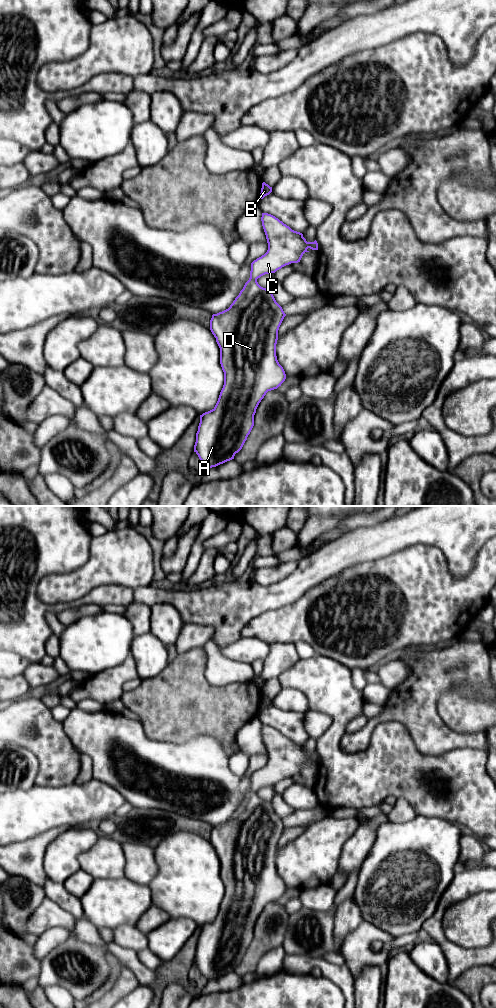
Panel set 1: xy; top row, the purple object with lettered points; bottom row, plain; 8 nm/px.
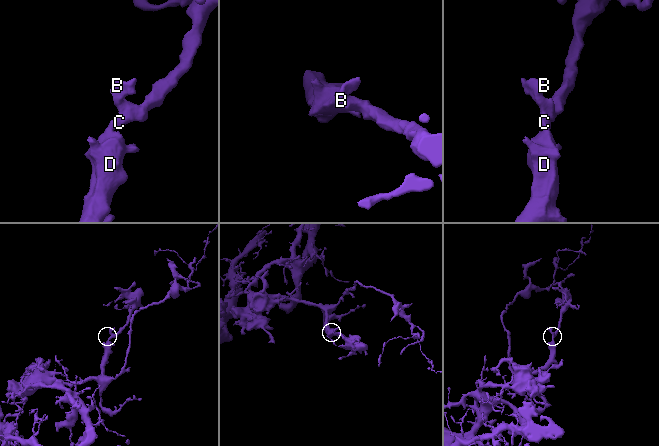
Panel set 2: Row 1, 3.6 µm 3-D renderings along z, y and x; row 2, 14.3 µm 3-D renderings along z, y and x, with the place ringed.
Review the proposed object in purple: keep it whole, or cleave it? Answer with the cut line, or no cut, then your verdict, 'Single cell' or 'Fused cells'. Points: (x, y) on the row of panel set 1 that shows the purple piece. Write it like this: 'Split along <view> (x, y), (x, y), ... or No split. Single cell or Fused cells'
No split. Single cell

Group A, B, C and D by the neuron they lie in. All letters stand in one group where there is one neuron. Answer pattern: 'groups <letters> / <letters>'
groups A B C D

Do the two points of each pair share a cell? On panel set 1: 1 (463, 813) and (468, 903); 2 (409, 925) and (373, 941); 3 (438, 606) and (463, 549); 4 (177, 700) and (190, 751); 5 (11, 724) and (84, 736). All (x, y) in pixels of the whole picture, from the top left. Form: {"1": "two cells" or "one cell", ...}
{"1": "two cells", "2": "two cells", "3": "two cells", "4": "two cells", "5": "two cells"}

